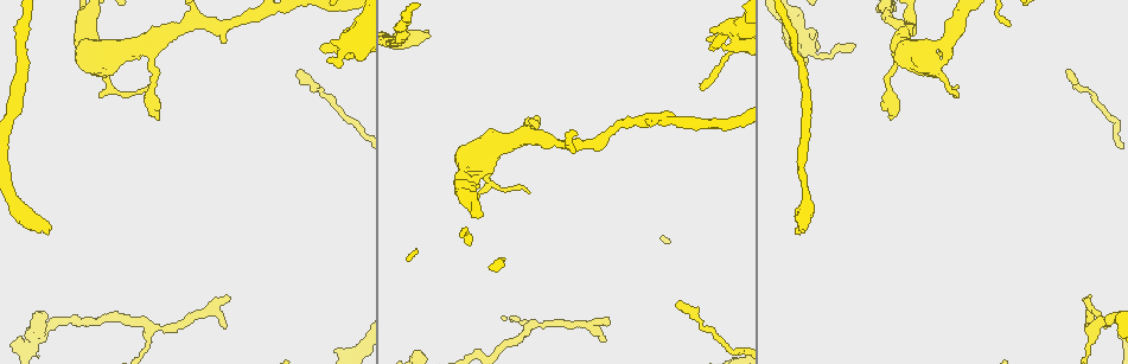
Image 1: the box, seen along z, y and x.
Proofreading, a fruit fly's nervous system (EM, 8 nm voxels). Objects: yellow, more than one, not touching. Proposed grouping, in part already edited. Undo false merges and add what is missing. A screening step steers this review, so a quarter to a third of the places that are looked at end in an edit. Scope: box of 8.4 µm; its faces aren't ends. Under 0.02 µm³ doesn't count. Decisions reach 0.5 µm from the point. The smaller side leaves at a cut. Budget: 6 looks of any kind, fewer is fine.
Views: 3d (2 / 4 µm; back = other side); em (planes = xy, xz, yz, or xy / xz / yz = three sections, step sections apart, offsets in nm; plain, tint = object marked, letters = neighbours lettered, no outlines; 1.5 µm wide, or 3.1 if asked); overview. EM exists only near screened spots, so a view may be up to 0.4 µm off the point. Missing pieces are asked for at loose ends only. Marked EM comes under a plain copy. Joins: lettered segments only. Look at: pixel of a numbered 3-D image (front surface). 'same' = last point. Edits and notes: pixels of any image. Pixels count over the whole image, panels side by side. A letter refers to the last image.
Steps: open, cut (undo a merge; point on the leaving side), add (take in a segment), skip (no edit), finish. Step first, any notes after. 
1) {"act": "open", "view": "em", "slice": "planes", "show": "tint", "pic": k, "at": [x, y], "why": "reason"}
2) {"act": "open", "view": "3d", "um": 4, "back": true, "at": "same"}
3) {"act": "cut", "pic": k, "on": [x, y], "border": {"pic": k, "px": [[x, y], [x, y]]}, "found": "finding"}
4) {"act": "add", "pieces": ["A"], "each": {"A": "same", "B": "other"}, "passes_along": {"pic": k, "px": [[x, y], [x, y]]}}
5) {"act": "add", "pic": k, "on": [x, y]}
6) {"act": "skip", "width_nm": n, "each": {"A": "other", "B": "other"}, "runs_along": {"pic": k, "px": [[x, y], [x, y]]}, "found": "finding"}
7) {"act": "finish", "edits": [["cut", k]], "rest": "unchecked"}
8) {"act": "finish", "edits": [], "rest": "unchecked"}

{"act": "open", "view": "em", "slice": "xy", "step": 8, "show": "tint", "pic": 1, "at": [706, 39], "why": "free end"}

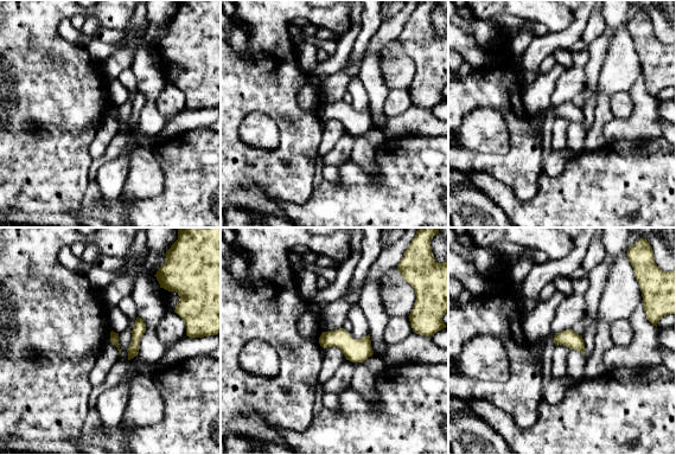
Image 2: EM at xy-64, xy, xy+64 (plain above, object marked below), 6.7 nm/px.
{"act": "open", "view": "em", "slice": "xy", "step": 8, "show": "letters", "at": "same"}

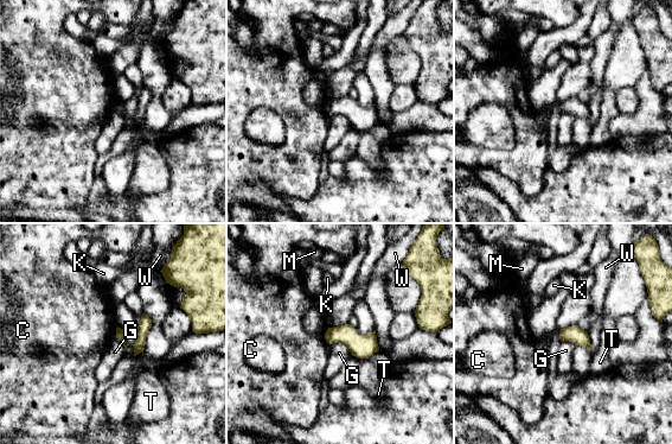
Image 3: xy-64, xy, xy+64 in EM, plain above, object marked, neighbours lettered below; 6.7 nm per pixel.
{"act": "skip", "width_nm": 120, "each": {"C": "other", "G": "other", "K": "other", "M": "other", "T": "other", "W": "other"}, "found": "none of them fits"}

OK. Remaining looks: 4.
{"act": "open", "view": "3d", "um": 4, "pic": 1, "at": [891, 117], "why": "an open end"}

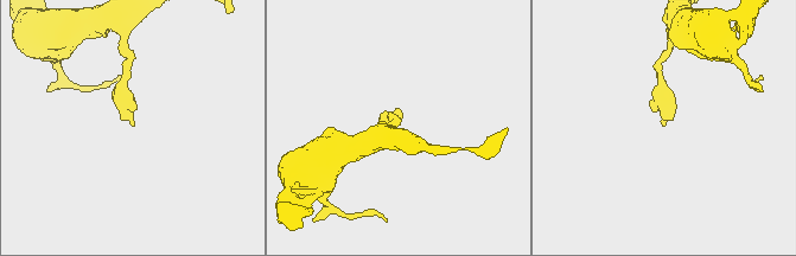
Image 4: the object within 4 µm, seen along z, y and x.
{"act": "open", "view": "em", "slice": "xy", "step": 4, "show": "letters", "pic": 4, "at": [132, 126]}

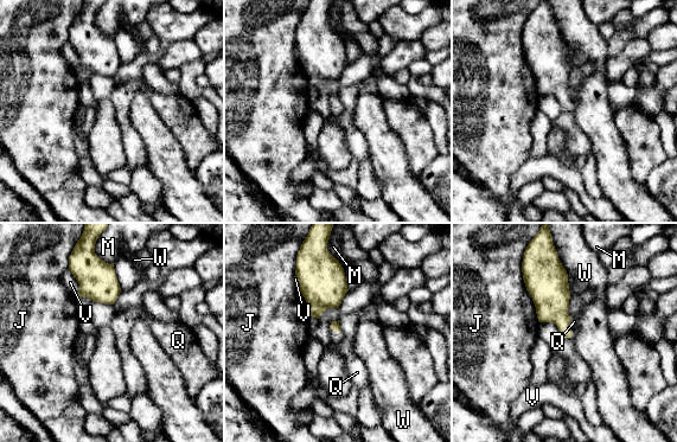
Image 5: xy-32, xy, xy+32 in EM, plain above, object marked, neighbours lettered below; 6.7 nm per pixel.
{"act": "skip", "each": {"J": "other", "M": "other", "Q": "other", "V": "other", "W": "other"}, "border": {"pic": 5, "px": [[570, 316], [570, 330], [573, 332]]}, "found": "no lettered segment goes on from it"}

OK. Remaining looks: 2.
{"act": "open", "view": "em", "slice": "xy", "step": 8, "show": "tint", "pic": 1, "at": [230, 296], "why": "tapers out"}

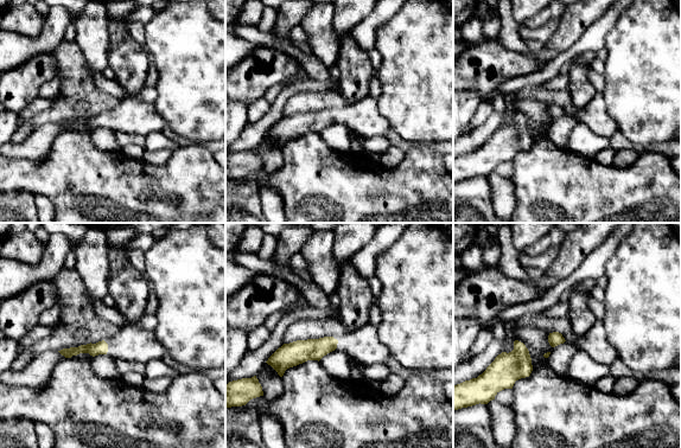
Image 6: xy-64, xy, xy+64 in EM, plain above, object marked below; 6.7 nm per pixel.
{"act": "open", "view": "em", "slice": "planes", "show": "letters", "at": "same"}

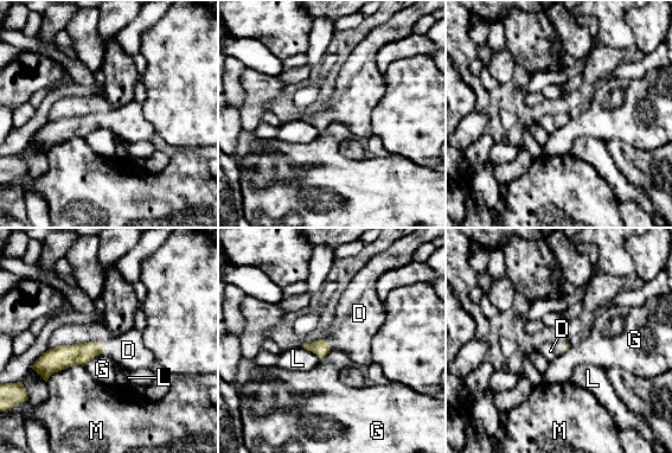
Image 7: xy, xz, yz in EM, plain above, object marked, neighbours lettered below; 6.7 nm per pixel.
{"act": "add", "pieces": ["D"], "each": {"D": "same", "G": "other", "L": "other", "M": "other"}, "passes_along": {"pic": 7, "px": [[66, 356], [102, 348], [128, 350]]}, "found": "it goes on there"}

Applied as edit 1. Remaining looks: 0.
{"act": "finish", "edits": [["add", 7]], "rest": "unchecked"}

